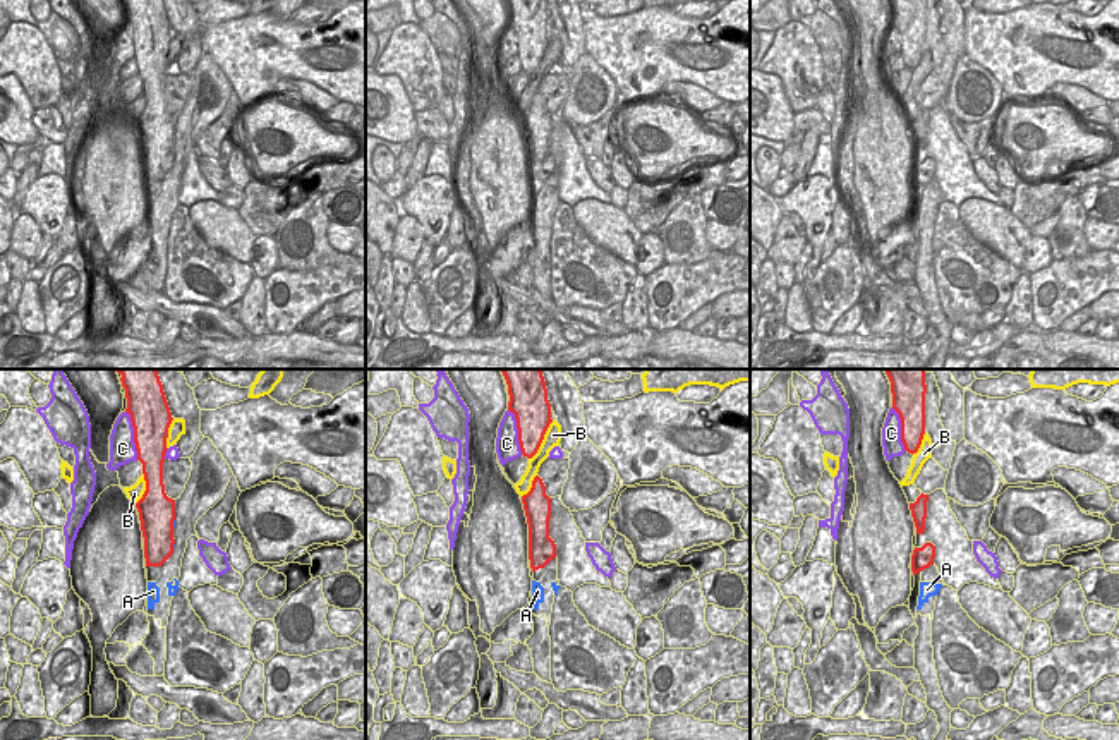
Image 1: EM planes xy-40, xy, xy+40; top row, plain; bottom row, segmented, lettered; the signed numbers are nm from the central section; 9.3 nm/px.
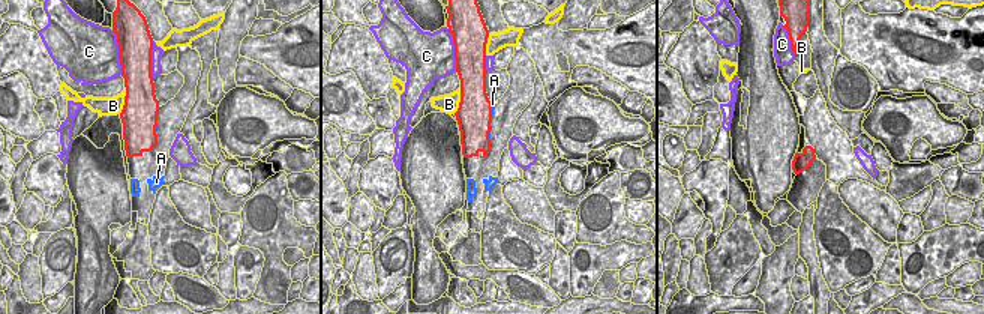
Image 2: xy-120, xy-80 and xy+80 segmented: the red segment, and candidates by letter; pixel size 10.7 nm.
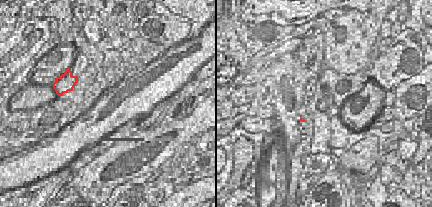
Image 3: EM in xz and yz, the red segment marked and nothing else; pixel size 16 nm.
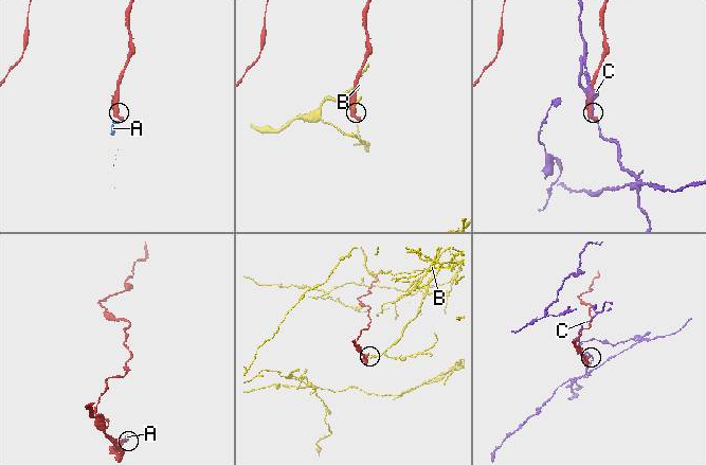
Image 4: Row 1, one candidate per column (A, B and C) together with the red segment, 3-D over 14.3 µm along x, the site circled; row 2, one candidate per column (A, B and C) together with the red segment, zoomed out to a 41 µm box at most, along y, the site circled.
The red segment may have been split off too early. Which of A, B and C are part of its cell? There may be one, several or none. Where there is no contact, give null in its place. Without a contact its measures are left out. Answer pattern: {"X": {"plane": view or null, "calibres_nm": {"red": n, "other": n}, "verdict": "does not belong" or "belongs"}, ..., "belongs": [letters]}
{"A": {"plane": "xy-40", "calibres_nm": {"red": 360, "other": 30}, "verdict": "belongs"}, "B": {"plane": "xy", "calibres_nm": {"red": 340, "other": 160}, "verdict": "does not belong"}, "C": {"plane": "xy-40", "calibres_nm": {"red": 380, "other": 260}, "verdict": "does not belong"}, "belongs": ["A"]}

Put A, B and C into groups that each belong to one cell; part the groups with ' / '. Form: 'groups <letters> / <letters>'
groups A / B / C

